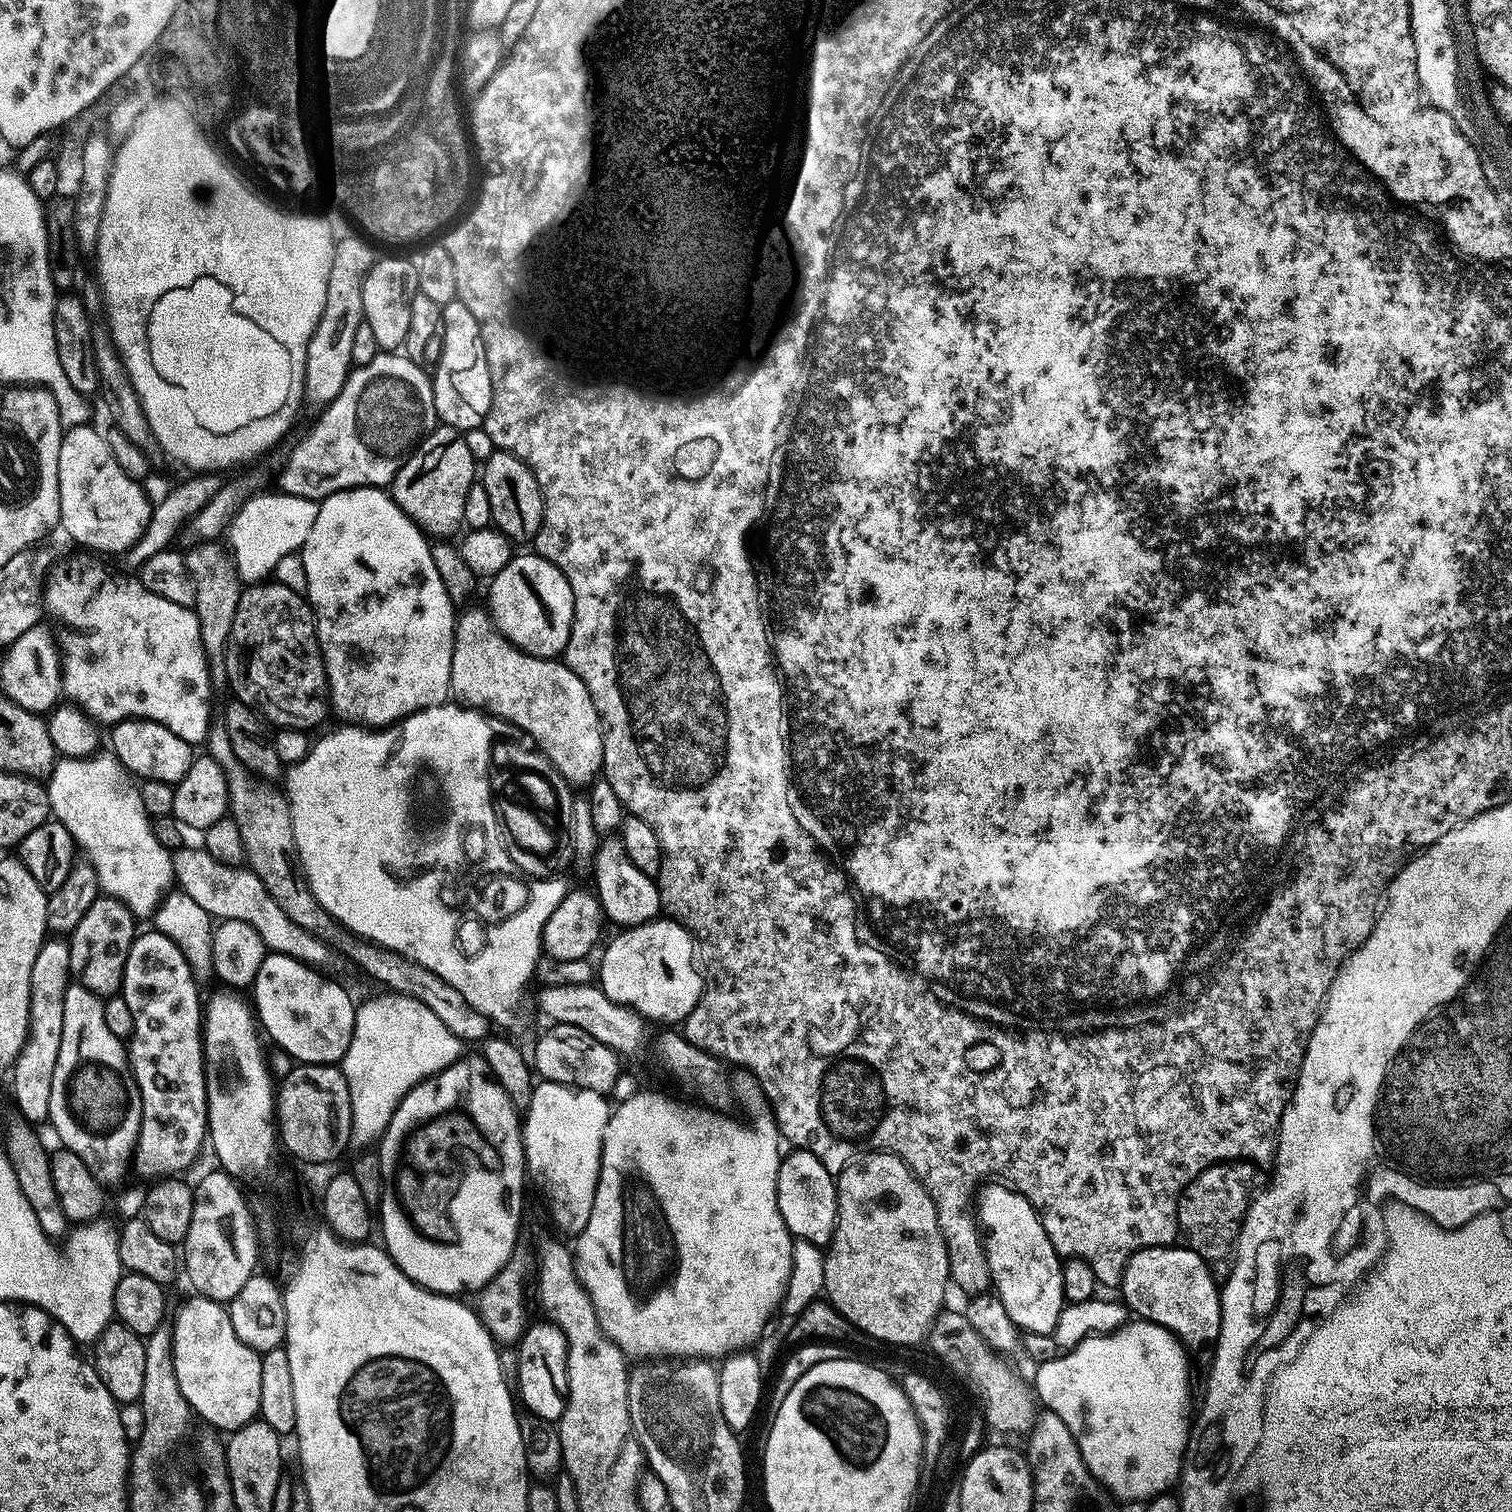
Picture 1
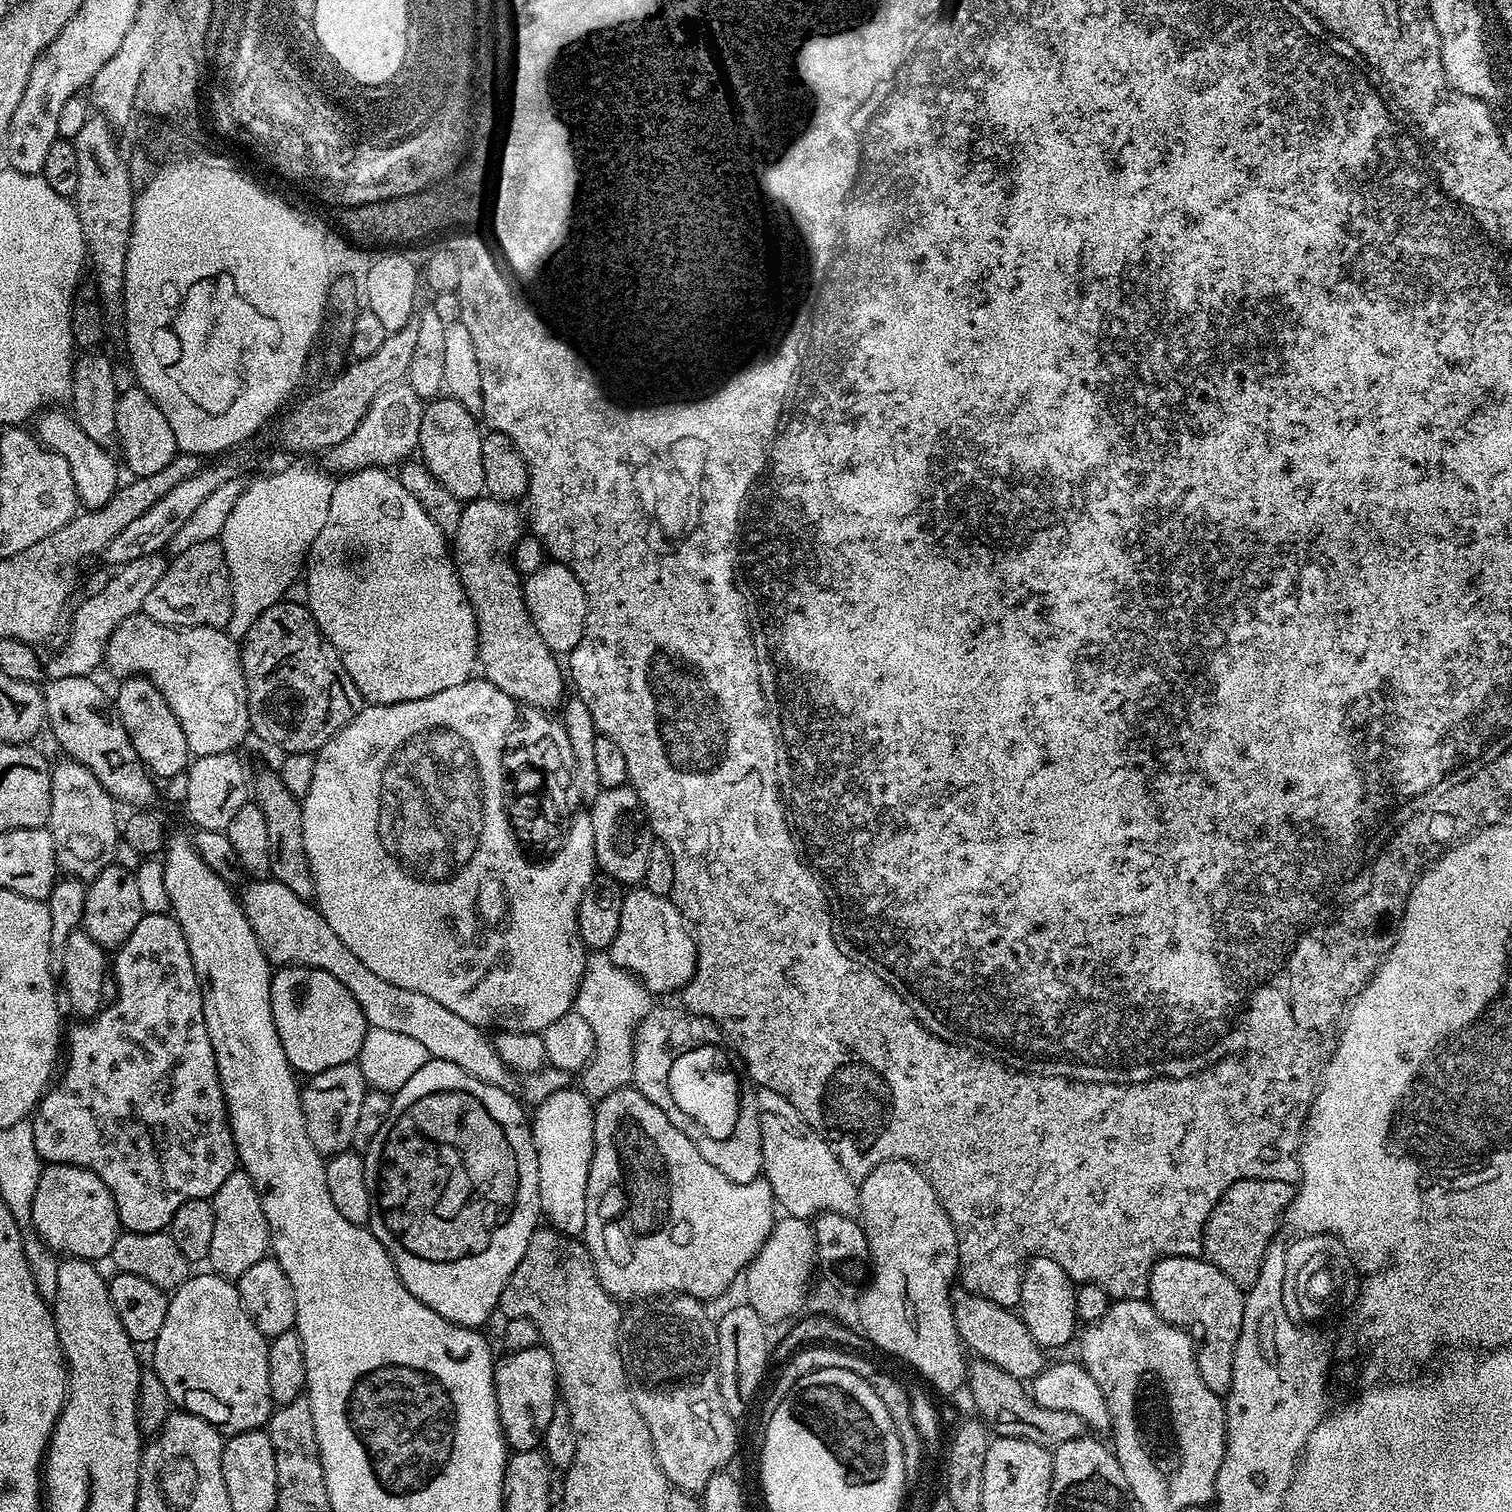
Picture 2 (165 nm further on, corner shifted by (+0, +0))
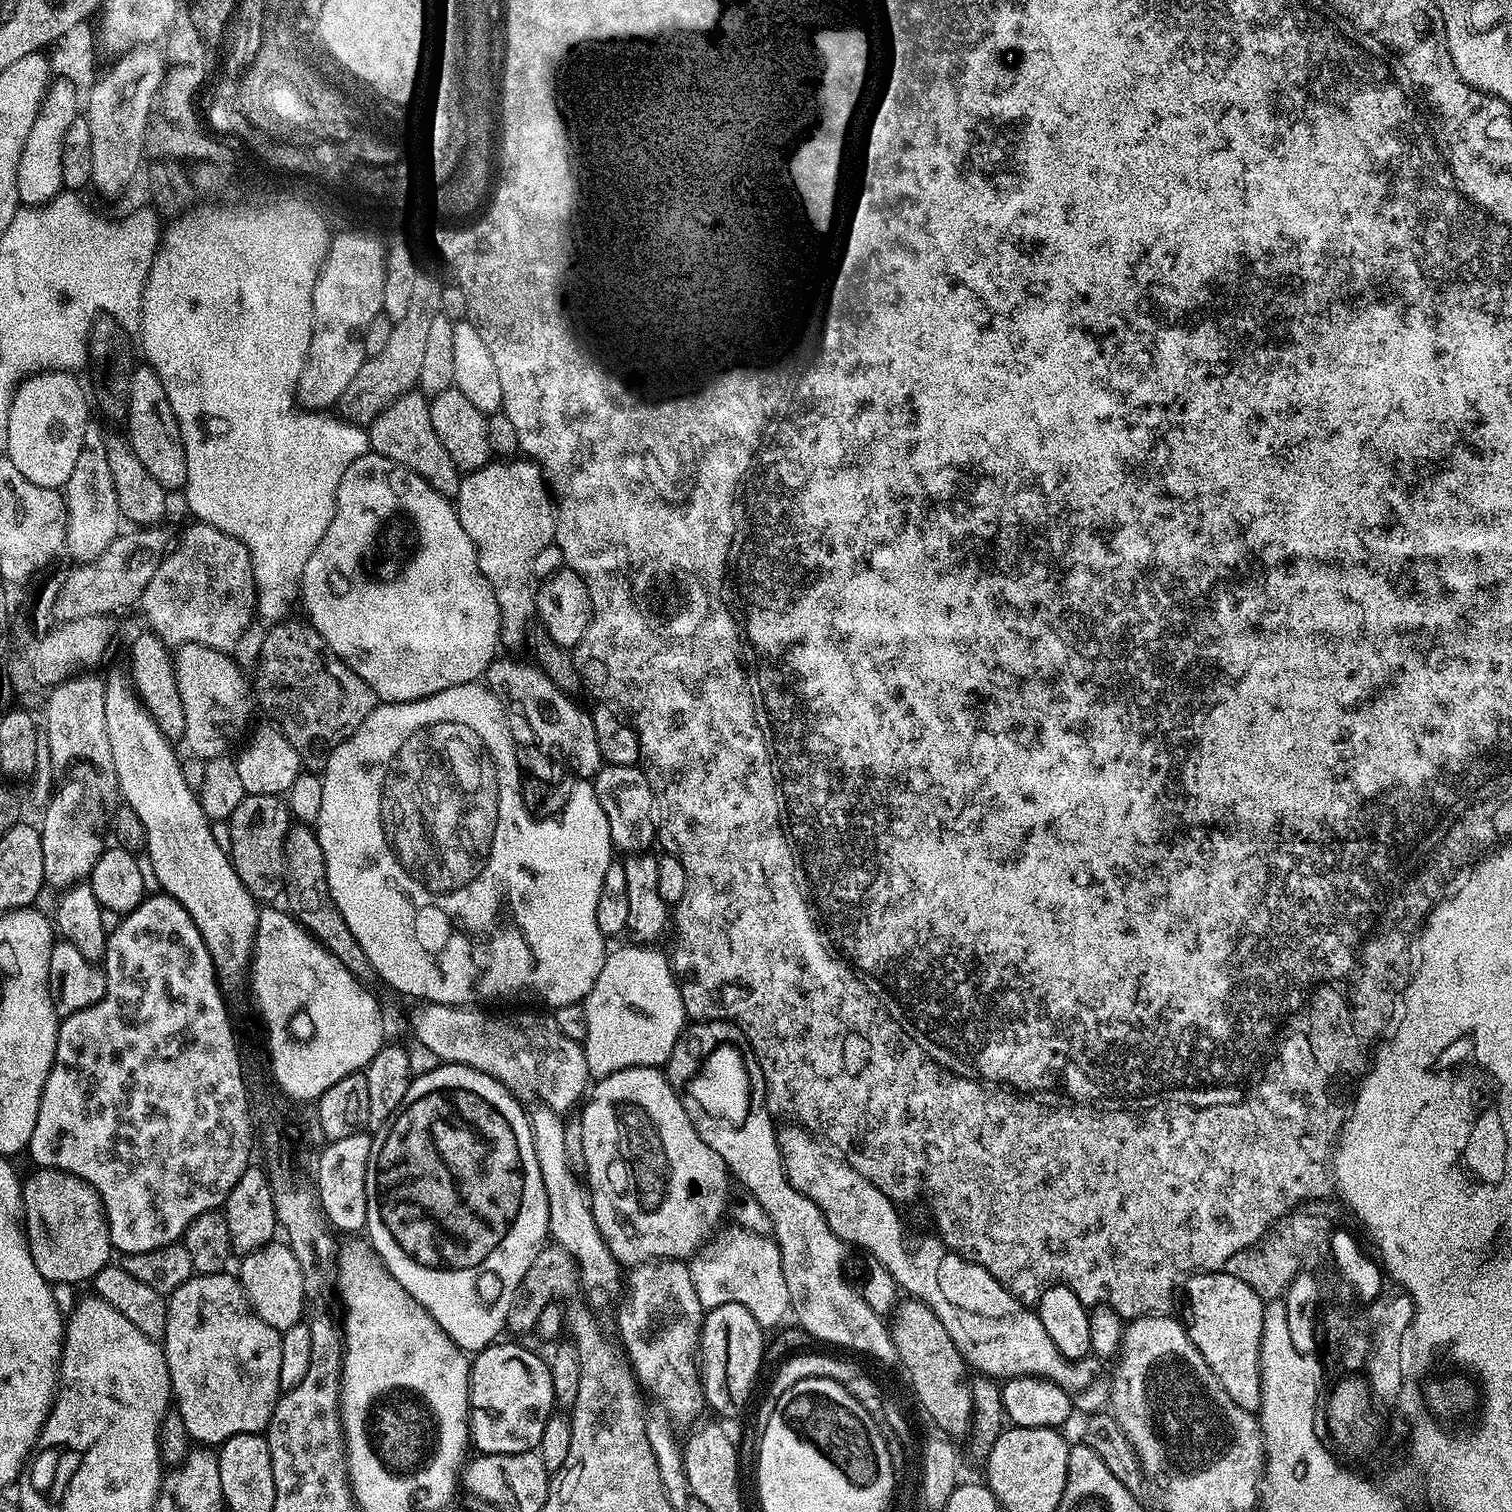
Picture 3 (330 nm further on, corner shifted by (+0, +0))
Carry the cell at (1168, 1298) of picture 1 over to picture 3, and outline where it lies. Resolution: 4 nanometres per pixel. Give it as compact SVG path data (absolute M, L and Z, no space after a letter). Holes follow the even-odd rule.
M1226 1271L1197 1272L1182 1284L1184 1304L1188 1307L1186 1327L1198 1354L1206 1358L1206 1366L1214 1370L1214 1378L1222 1382L1226 1394L1234 1398L1242 1410L1259 1413L1262 1386L1260 1385L1260 1344L1266 1330L1265 1301L1246 1283L1231 1277Z

